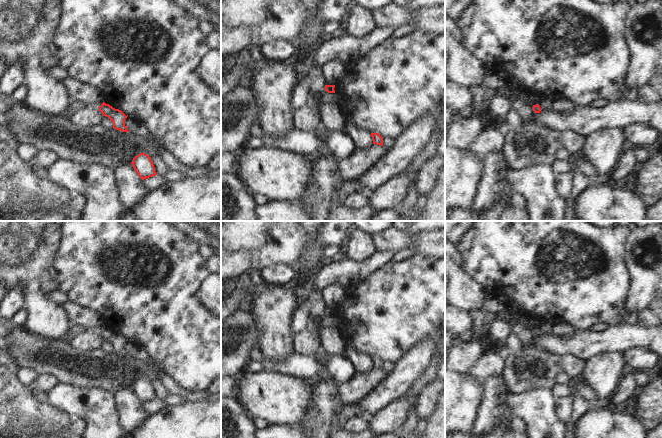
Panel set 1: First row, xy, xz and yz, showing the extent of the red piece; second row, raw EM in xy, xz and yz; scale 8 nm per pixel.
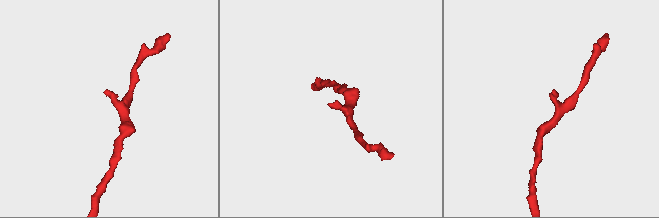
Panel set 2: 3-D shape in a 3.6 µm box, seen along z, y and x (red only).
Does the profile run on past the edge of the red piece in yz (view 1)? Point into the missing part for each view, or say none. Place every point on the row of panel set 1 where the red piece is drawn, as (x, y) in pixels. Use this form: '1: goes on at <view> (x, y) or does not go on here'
1: does not go on here

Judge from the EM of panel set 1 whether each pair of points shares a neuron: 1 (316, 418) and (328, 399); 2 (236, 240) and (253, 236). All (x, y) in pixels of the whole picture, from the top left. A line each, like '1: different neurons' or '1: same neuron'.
1: same neuron
2: same neuron

